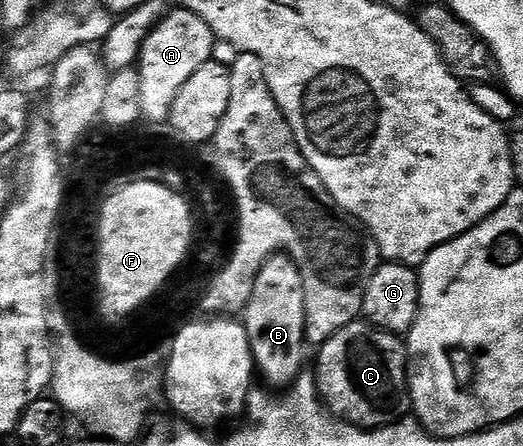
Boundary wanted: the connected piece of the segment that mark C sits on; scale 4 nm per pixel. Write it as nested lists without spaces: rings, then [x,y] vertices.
[[[360,318],[337,330],[333,338],[318,345],[319,357],[315,360],[313,375],[315,384],[319,387],[319,399],[323,407],[347,424],[355,428],[386,428],[388,424],[398,424],[403,416],[412,411],[411,386],[409,383],[409,361],[407,358],[407,345],[394,332],[387,332],[375,324],[368,324]]]

